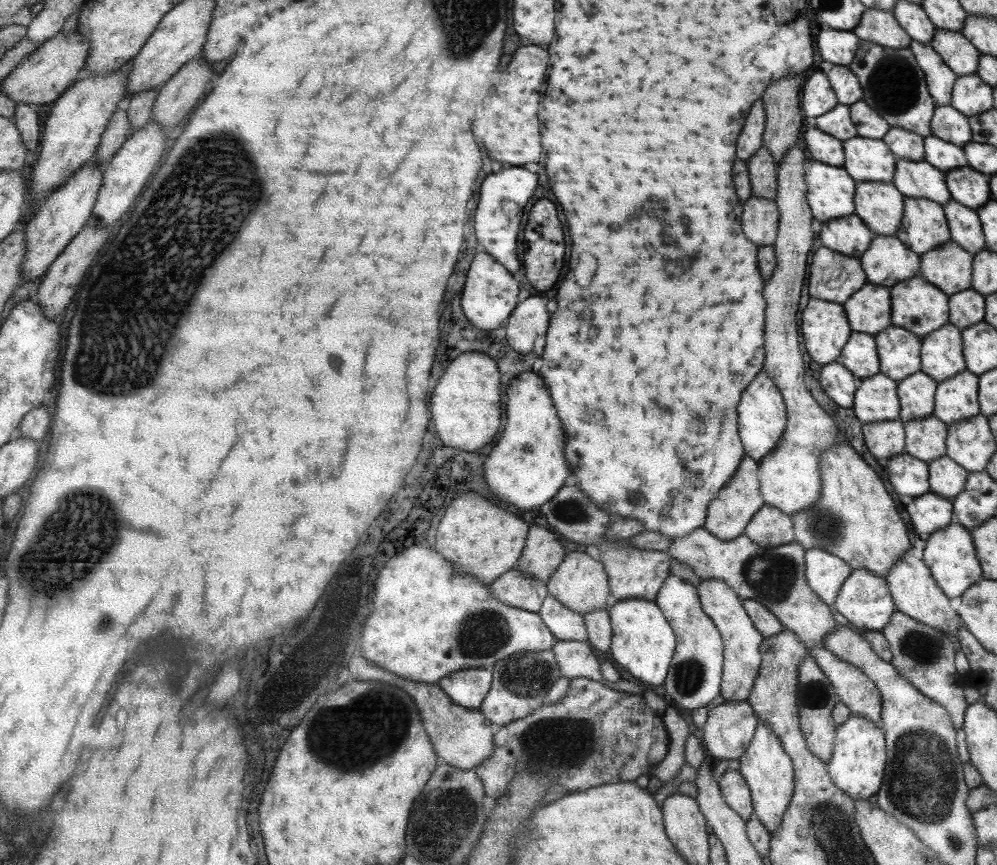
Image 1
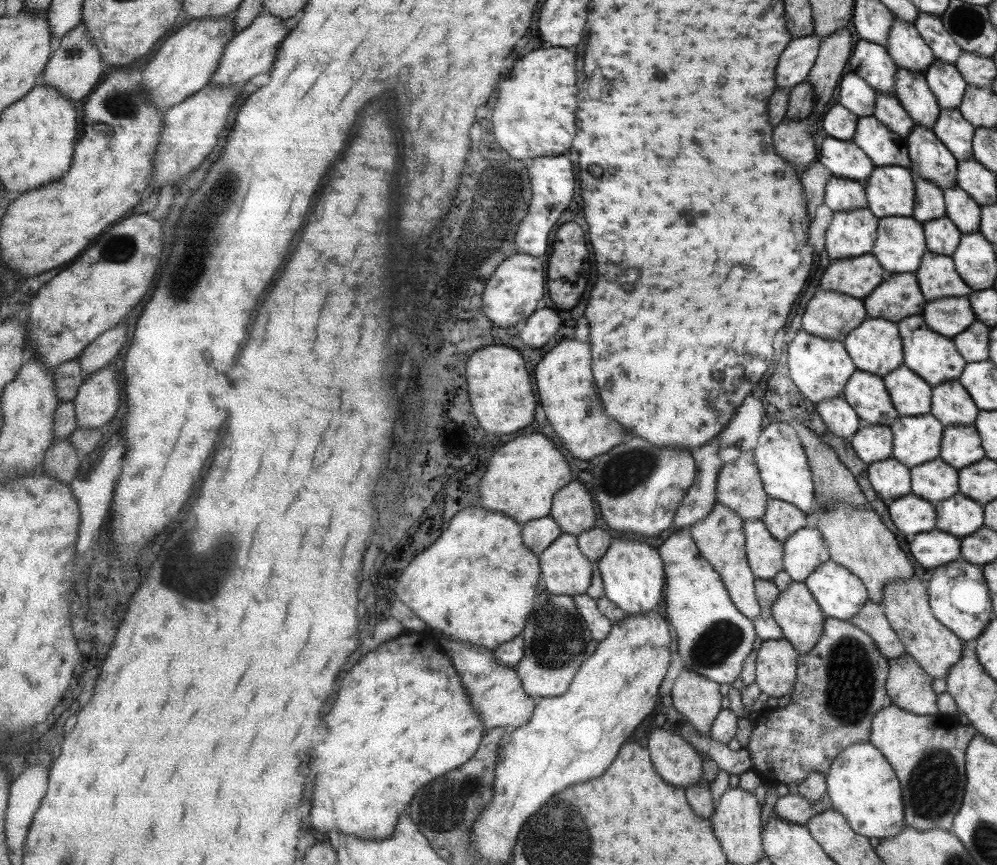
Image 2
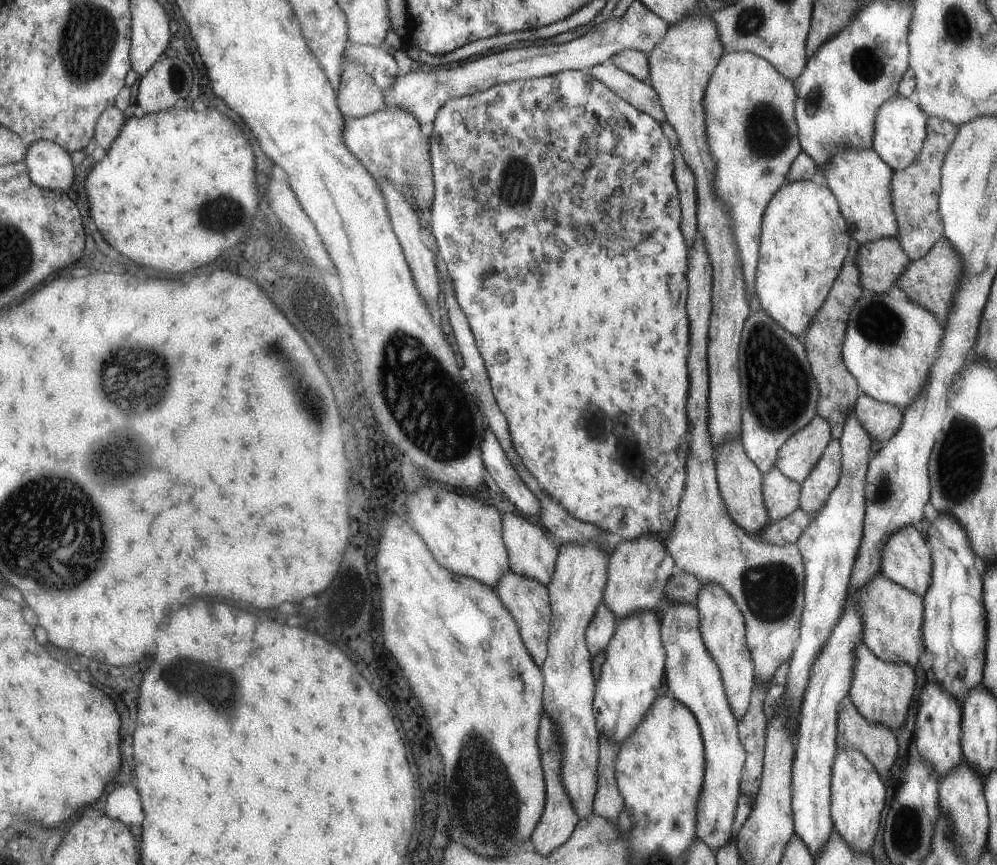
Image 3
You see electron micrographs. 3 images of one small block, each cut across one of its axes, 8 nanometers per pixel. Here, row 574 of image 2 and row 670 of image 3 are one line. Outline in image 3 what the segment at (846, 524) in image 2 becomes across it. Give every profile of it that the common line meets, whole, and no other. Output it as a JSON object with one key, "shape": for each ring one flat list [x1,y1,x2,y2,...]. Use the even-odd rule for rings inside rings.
{"shape":[[863,644,857,651,856,678,853,678,853,686,850,692,860,714,864,715,868,722,885,726,893,733,902,733,900,728,906,722,912,698,916,692,916,676,914,669,906,663,887,663,879,659]]}

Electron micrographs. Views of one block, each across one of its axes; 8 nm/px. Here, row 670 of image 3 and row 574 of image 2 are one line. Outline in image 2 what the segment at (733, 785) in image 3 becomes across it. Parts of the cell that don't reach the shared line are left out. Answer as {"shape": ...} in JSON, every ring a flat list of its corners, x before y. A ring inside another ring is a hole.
{"shape":[[690,531,673,533,658,549,666,570,666,612,675,626,680,658,688,670,714,682,732,685,739,680,743,662,754,650,756,634,752,619,732,602,721,574,700,554]]}

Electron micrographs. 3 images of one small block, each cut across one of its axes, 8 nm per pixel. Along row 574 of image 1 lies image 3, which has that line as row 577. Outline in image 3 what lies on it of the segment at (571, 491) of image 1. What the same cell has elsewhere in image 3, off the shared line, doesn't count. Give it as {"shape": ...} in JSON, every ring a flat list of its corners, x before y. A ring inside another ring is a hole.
{"shape":[[644,533,632,540,616,540,610,556,608,578,603,603,615,614,618,622,630,615,658,608,664,587,676,572,675,558,658,536]]}

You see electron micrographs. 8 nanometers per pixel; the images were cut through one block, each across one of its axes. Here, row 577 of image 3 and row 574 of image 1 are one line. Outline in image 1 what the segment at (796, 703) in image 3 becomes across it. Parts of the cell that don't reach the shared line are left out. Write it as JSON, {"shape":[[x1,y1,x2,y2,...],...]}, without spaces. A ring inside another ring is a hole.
{"shape":[[819,549,806,550,807,582,828,605,835,604,839,590,852,572,854,568,838,555]]}

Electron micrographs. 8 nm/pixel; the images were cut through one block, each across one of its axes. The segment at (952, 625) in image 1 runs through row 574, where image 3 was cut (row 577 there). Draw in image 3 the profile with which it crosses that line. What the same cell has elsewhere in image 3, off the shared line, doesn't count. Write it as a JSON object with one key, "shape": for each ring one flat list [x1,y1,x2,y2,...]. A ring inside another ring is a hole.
{"shape":[[909,525,895,533,883,549,881,570,886,578,909,591,927,596,930,590,933,556,916,526]]}

